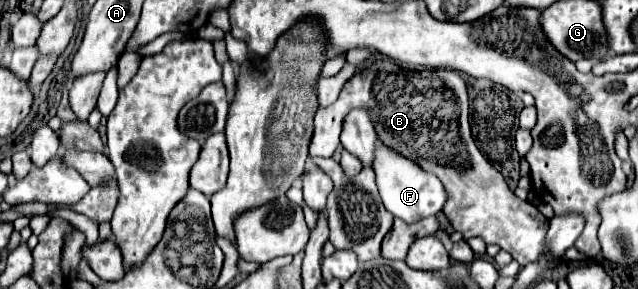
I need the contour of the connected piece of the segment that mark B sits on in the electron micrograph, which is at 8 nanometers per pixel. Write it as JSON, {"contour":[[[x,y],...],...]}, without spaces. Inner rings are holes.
{"contour":[[[391,59],[373,61],[343,85],[339,99],[333,105],[317,111],[315,133],[309,145],[311,157],[331,157],[339,145],[343,115],[347,115],[351,107],[363,107],[369,111],[381,143],[401,151],[401,155],[407,155],[409,159],[415,159],[415,163],[425,171],[435,173],[443,181],[451,193],[443,213],[455,231],[463,233],[465,241],[481,237],[487,245],[495,243],[511,253],[521,267],[537,263],[545,255],[549,221],[539,215],[535,205],[517,199],[507,187],[503,175],[477,149],[467,119],[467,83],[457,71],[415,71],[403,69]]]}

